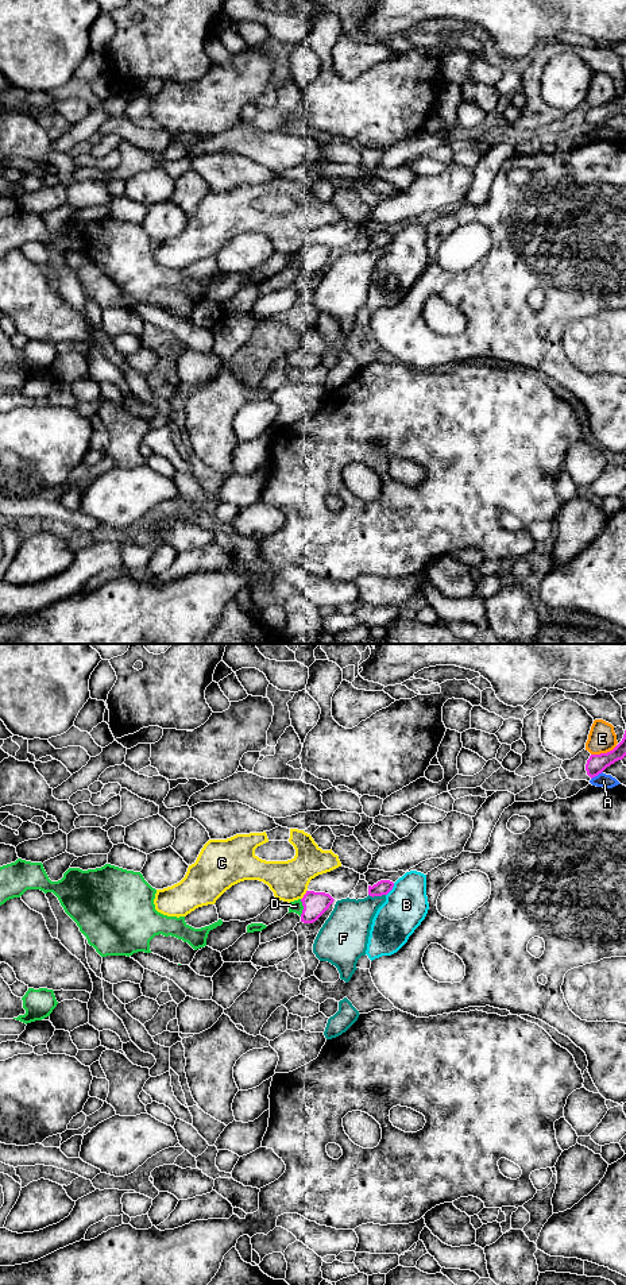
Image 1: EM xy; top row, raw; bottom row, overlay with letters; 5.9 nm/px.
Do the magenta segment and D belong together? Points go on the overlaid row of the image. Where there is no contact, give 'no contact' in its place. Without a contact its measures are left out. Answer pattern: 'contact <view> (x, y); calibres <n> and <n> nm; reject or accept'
contact xy (304, 907); calibres 140 and 70 nm; reject

